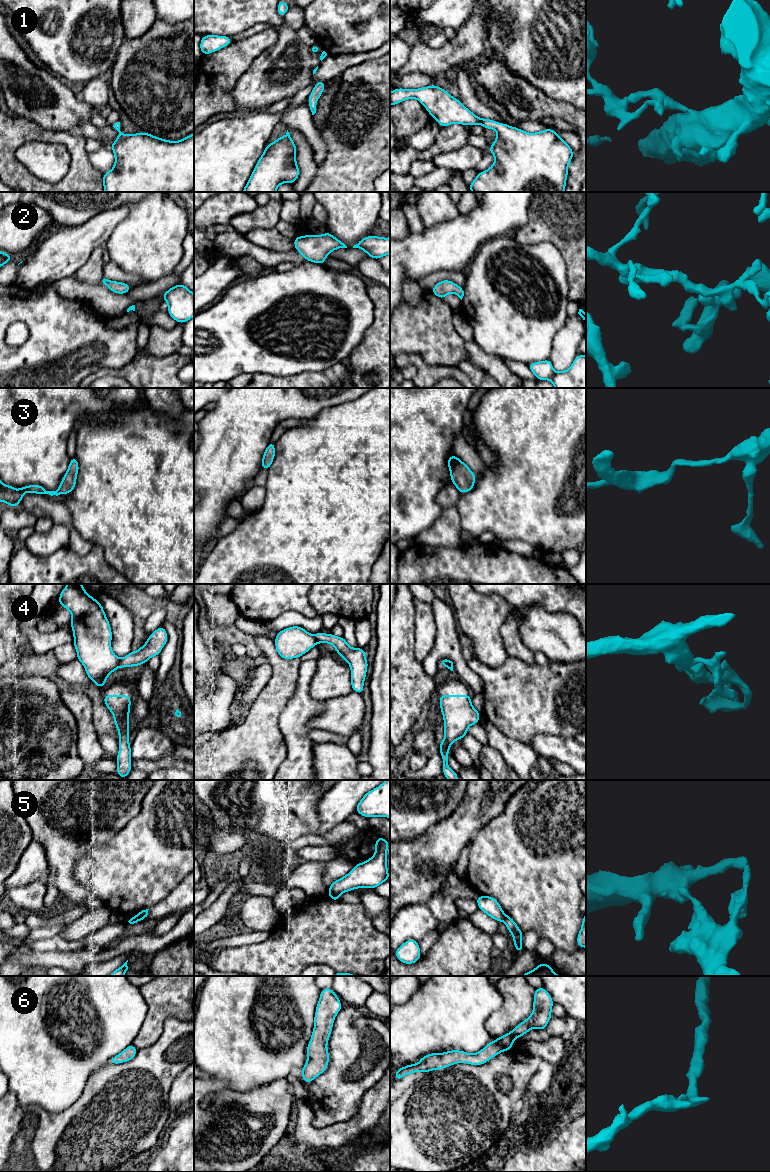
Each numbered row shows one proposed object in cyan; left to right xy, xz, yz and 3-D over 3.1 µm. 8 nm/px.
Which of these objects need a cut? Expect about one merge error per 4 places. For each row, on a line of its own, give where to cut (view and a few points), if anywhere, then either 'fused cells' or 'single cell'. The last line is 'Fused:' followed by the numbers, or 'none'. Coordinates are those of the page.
1: cut none; single cell
2: cut none; single cell
3: cut none; single cell
4: cut xy (119, 659), (120, 666); fused cells
5: cut xz (329, 891), (338, 896); fused cells
6: cut none; single cell
Fused: 4, 5

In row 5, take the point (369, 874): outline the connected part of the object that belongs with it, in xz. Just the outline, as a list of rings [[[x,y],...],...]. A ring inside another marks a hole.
[[[379,837],[375,841],[375,854],[365,862],[356,864],[344,877],[334,881],[329,892],[340,896],[357,888],[376,888],[390,878],[387,869],[387,849],[390,842]]]

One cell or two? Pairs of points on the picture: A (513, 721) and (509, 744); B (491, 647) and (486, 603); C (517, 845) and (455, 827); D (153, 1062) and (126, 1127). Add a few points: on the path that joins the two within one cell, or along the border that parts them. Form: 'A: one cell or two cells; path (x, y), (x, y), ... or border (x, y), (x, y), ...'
A: two cells; border (491, 723), (505, 735), (522, 741), (525, 744)
B: one cell; path (486, 636), (486, 614)
C: two cells; border (494, 819), (491, 819), (480, 828), (471, 841)
D: one cell; path (147, 1078), (126, 1104), (126, 1111)

